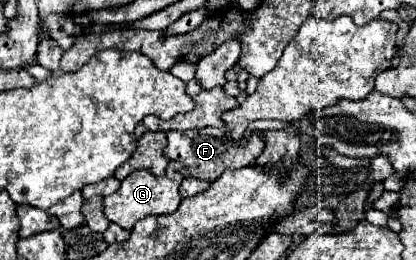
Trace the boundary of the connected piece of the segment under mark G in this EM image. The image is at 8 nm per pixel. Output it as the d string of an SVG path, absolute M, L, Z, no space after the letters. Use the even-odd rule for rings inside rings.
M171 161L167 167L167 173L157 177L151 171L137 171L131 173L127 179L121 181L119 191L115 191L115 195L109 195L103 199L105 205L105 215L109 221L117 223L123 229L133 229L133 225L147 217L147 215L165 215L165 213L175 213L179 203L181 203L181 195L179 195L179 187L181 187L183 175L177 171L175 163Z

